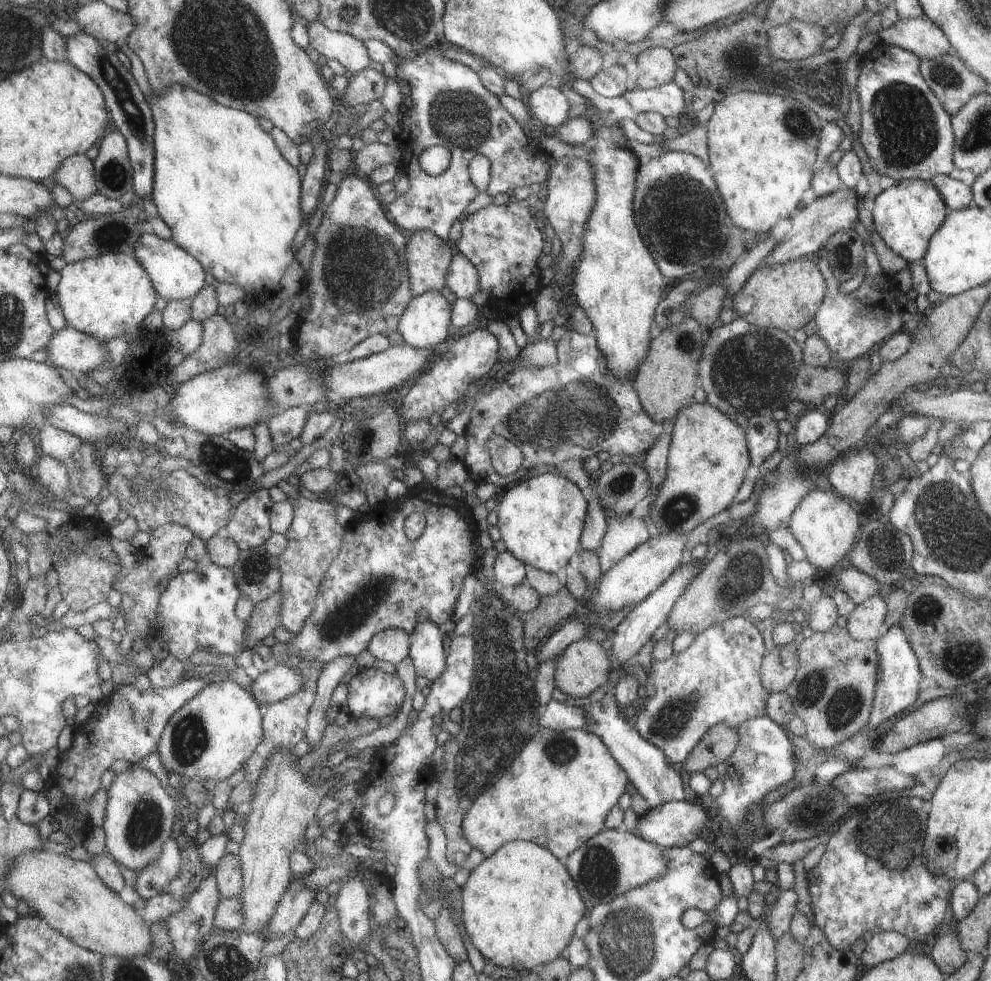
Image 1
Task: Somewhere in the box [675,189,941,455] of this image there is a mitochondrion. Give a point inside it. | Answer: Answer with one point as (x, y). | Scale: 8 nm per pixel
(748, 362)

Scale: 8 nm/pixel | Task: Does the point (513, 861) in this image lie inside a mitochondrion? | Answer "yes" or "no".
no

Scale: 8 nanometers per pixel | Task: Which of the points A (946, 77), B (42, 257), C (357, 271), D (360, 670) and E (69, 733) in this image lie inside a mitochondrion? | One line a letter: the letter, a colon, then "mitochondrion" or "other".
A: mitochondrion
B: other
C: mitochondrion
D: other
E: other

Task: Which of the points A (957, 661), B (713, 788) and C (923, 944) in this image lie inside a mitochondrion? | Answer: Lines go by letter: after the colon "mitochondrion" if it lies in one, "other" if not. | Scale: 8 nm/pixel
A: mitochondrion
B: other
C: other

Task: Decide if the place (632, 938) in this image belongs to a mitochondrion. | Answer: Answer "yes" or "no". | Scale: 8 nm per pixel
yes

